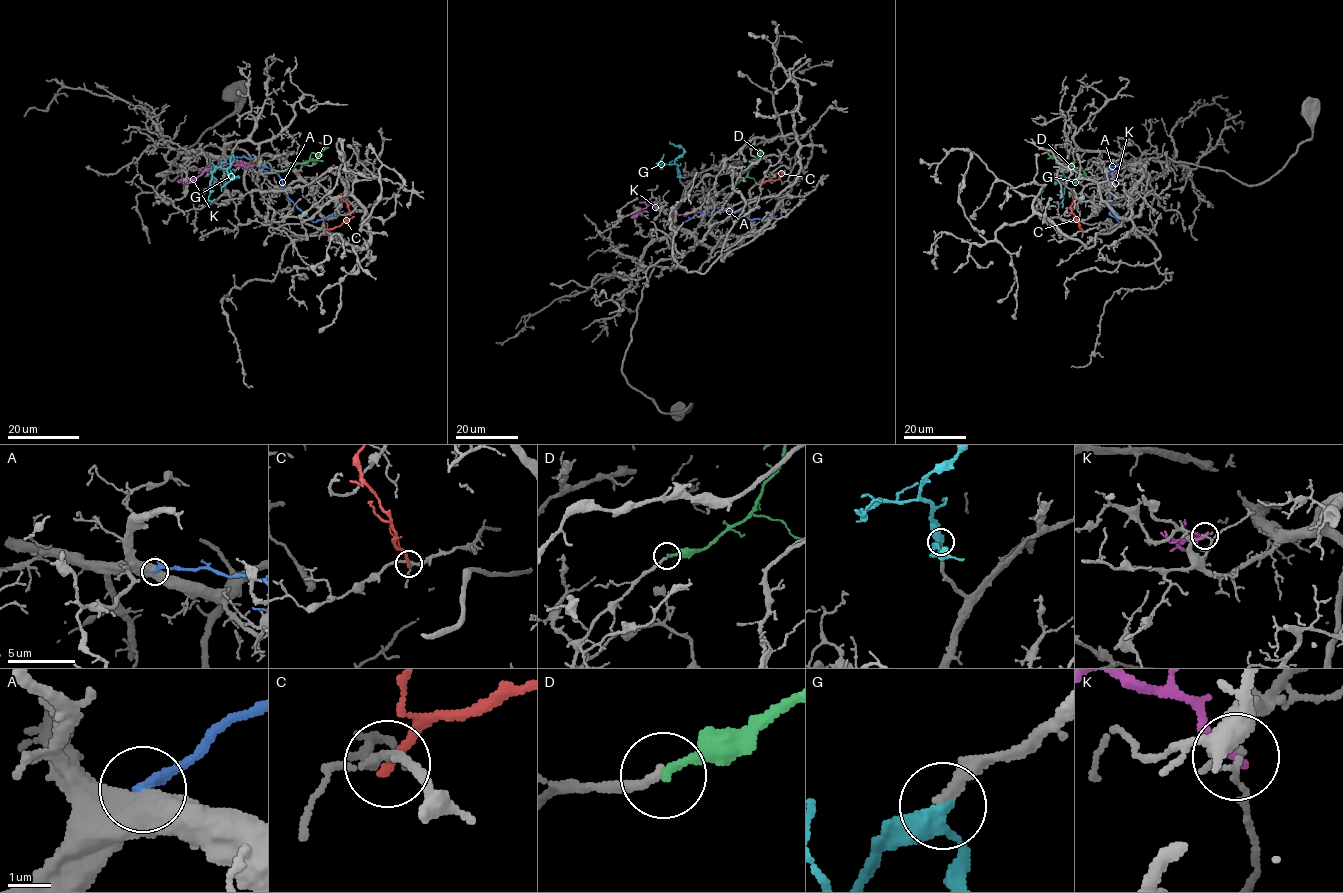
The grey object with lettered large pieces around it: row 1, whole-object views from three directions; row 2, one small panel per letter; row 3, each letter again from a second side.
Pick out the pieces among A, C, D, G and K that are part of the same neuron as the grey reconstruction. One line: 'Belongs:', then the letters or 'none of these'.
Belongs: D, G

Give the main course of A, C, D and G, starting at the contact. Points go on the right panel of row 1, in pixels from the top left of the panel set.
A: (1125, 165), (1107, 169), (1110, 213), (1118, 221), (1114, 212)
C: (1082, 232), (1070, 206), (1073, 197)
D: (1085, 176), (1082, 170), (1073, 166), (1060, 165), (1049, 151)
G: (1073, 162), (1063, 173), (1066, 185), (1062, 201), (1053, 202)

